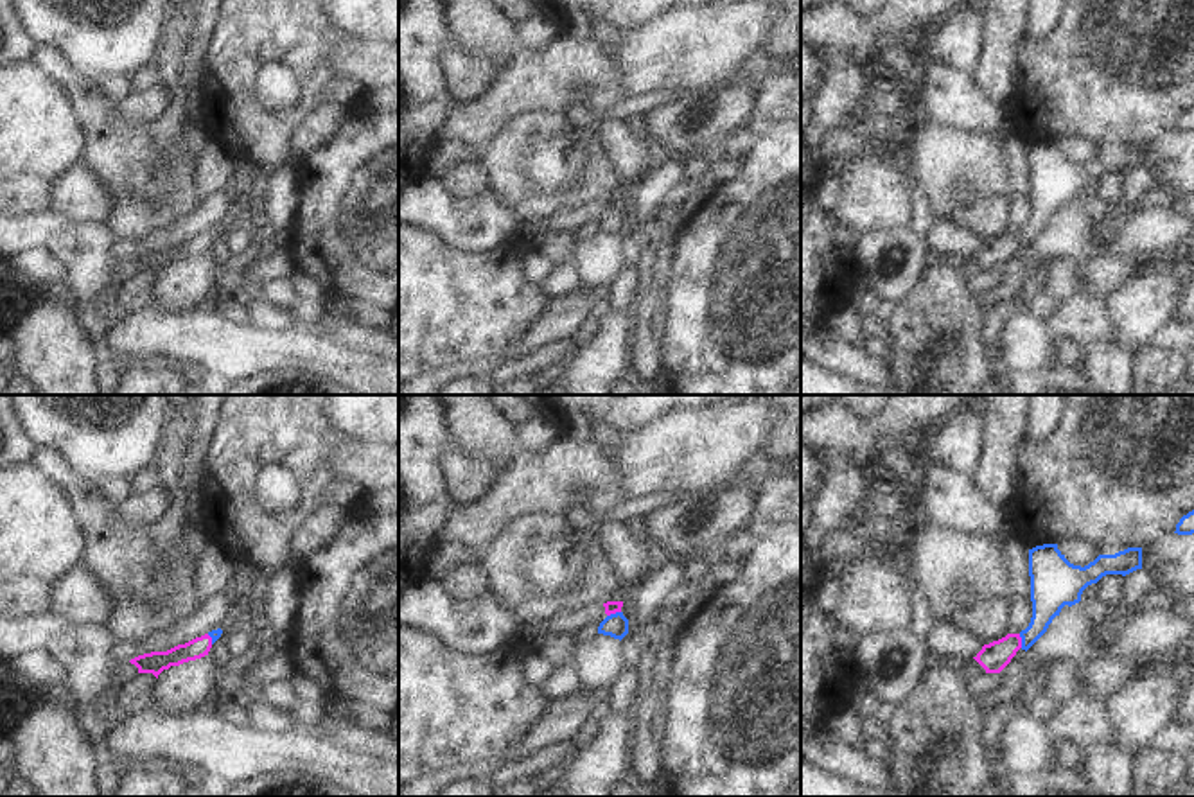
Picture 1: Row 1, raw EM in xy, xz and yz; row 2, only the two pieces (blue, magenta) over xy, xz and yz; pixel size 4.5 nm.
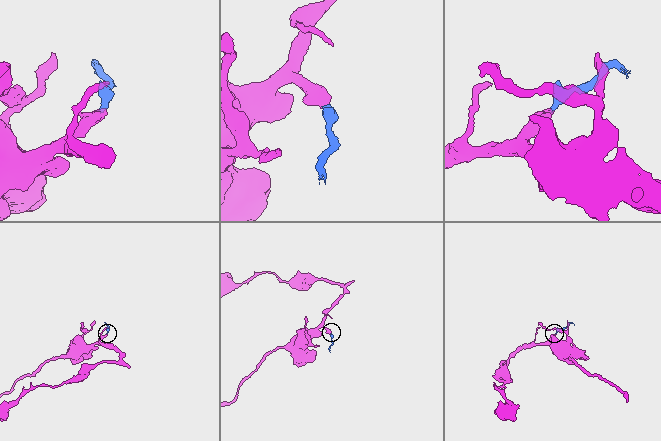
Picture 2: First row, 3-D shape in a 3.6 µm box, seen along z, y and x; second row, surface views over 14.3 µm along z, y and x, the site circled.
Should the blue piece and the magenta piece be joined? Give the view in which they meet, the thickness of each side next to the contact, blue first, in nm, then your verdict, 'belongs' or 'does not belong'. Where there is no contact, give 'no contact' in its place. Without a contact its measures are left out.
contact in xz; calibres 110 and 60 nm; belongs

